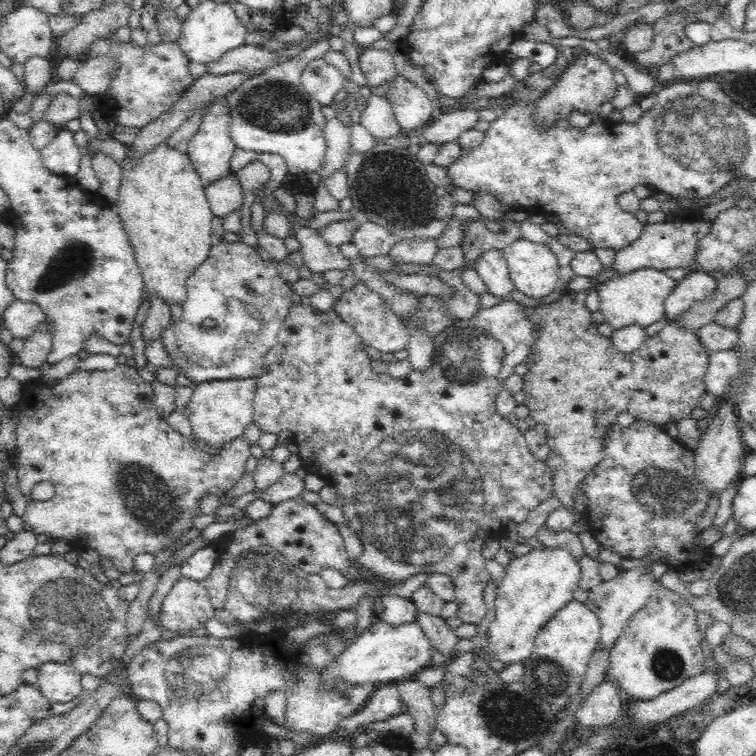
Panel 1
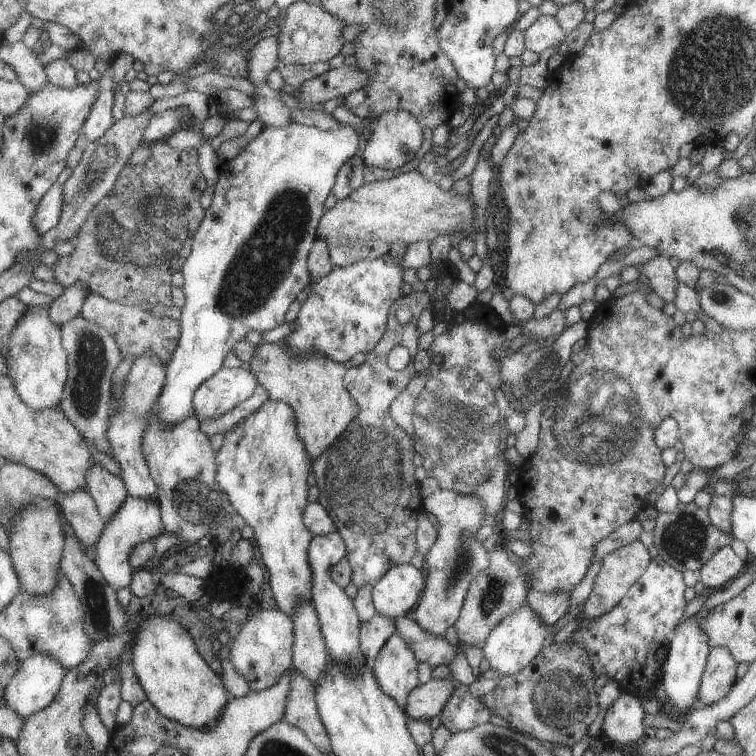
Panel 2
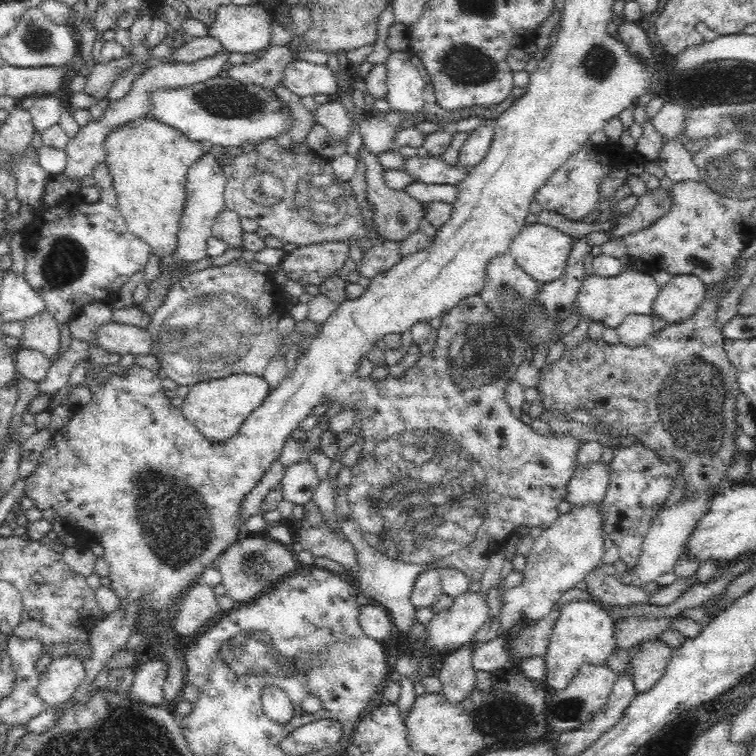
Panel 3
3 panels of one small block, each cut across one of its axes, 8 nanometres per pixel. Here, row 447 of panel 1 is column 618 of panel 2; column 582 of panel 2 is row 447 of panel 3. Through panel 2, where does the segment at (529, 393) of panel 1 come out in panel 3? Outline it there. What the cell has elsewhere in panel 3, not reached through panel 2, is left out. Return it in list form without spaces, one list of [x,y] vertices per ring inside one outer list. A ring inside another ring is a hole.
[[[740,252],[728,275],[718,284],[707,288],[707,294],[696,312],[686,320],[666,322],[663,328],[653,333],[650,346],[633,349],[620,342],[608,344],[603,338],[597,340],[588,335],[575,346],[562,342],[552,344],[543,368],[538,370],[534,386],[539,392],[538,400],[543,410],[548,410],[550,414],[556,412],[557,415],[570,416],[570,420],[576,411],[584,411],[595,423],[603,425],[612,450],[621,445],[620,440],[625,435],[636,436],[641,444],[653,450],[662,461],[674,460],[680,464],[682,478],[686,482],[684,496],[720,486],[724,478],[728,478],[726,470],[734,462],[734,456],[738,452],[734,444],[738,432],[735,402],[740,389],[736,382],[736,369],[724,352],[725,340],[716,317],[724,288],[728,290],[727,284],[736,280],[742,268]]]

